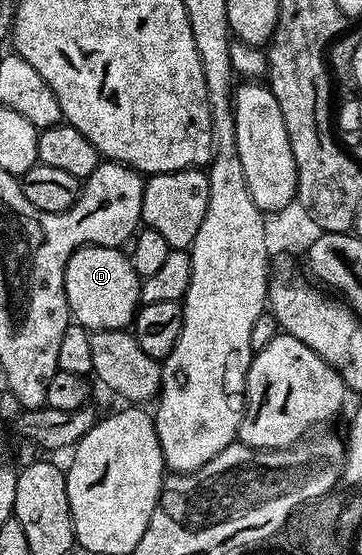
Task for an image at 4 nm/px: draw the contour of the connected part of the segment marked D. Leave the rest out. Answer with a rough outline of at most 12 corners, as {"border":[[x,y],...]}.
{"border":[[120,248],[68,257],[71,319],[124,330],[142,304],[142,280]]}

